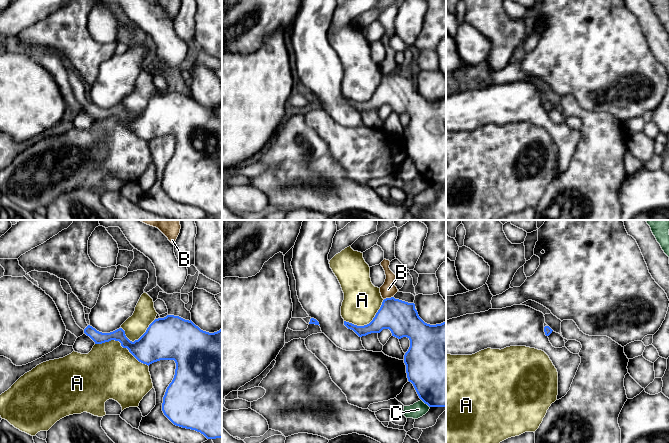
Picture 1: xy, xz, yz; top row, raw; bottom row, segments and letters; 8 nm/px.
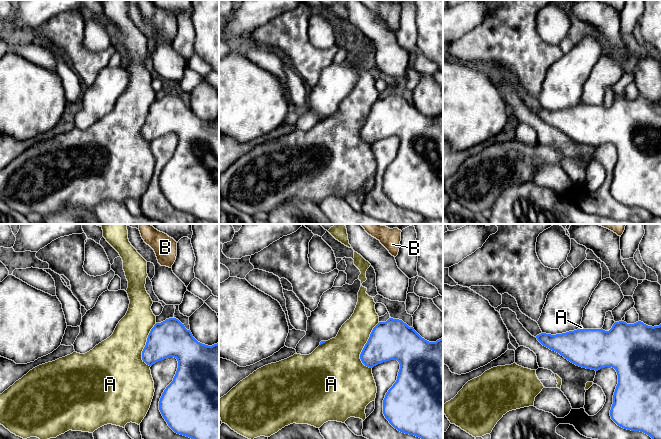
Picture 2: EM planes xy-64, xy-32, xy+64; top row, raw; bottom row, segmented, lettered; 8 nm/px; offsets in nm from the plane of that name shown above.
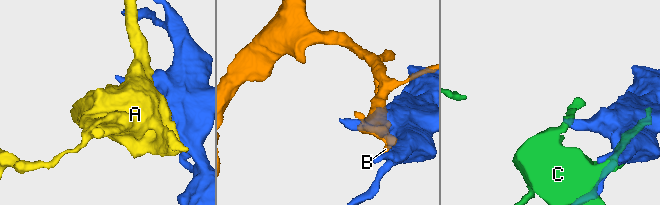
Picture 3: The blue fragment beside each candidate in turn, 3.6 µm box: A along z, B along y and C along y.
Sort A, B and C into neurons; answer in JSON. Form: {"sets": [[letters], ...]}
{"sets": [["A"], ["B"], ["C"]]}

